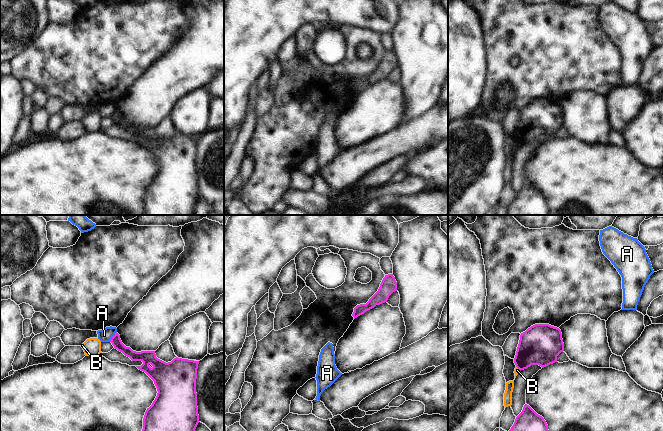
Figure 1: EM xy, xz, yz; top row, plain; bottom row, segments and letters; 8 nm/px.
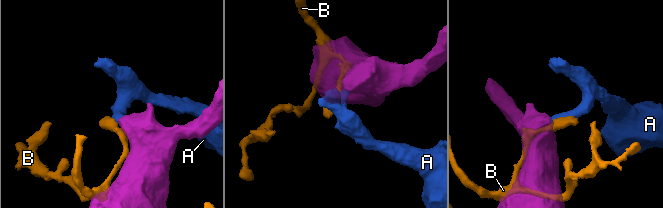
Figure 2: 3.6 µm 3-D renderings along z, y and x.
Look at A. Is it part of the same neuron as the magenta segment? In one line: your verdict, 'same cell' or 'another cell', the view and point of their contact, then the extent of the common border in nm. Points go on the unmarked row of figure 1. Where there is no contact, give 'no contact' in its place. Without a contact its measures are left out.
another cell; contact xy (113, 112); length 110 nm

